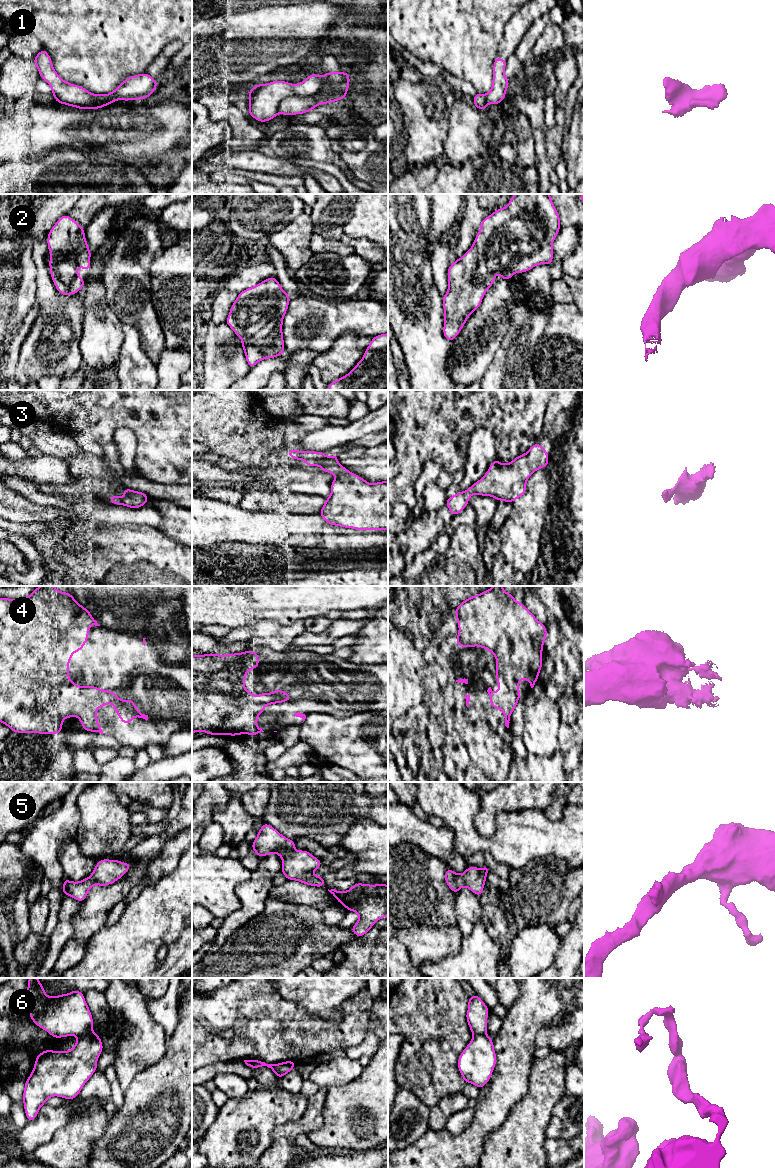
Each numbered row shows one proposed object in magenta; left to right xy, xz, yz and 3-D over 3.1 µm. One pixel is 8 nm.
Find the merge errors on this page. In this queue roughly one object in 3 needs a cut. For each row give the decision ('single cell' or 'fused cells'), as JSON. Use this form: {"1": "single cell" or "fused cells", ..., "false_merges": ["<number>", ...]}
{"1": "fused cells", "2": "single cell", "3": "single cell", "4": "single cell", "5": "single cell", "6": "fused cells", "false_merges": ["1", "6"]}

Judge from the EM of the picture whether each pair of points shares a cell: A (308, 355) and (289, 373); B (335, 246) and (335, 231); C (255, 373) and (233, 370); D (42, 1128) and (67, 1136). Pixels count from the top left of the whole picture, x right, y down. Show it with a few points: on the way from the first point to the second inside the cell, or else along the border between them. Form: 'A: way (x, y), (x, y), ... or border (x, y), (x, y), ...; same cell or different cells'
A: way (303, 360), (294, 369); same cell
B: border (314, 232), (324, 237), (337, 238), (339, 240); different cells
C: border (251, 368), (238, 379); different cells
D: border (72, 1116), (47, 1142), (37, 1147); different cells

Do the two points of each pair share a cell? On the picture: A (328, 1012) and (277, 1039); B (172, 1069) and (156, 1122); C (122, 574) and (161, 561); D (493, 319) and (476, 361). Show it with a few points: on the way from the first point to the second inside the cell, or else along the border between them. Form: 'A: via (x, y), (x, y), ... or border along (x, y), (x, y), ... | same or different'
A: border along (298, 1005), (311, 1014), (333, 1022), (342, 1019) | different
B: via (172, 1082), (172, 1090), (159, 1104), (157, 1109) | same
C: via (132, 574), (148, 574), (151, 571) | same
D: via (485, 329), (476, 344), (476, 351) | same

